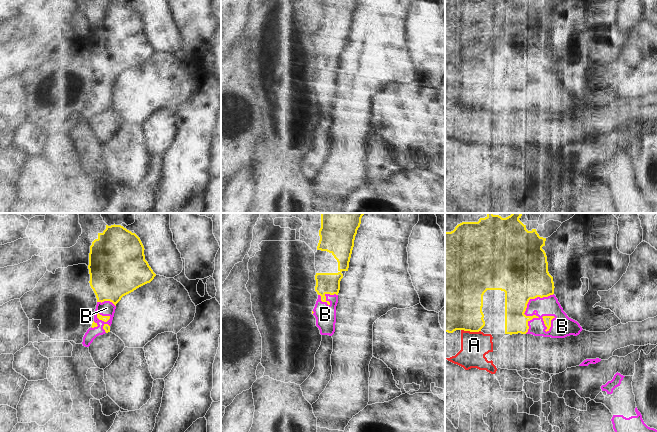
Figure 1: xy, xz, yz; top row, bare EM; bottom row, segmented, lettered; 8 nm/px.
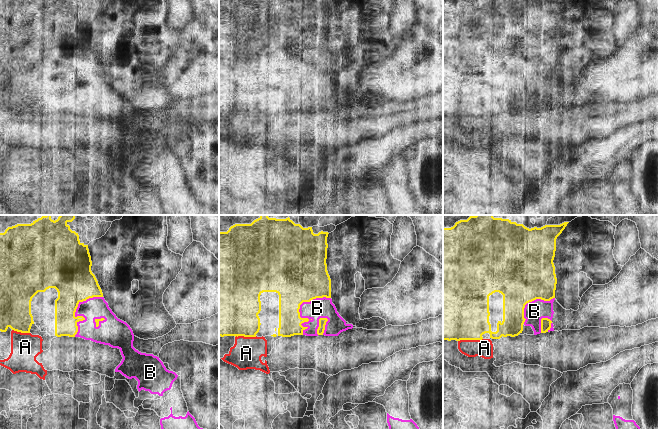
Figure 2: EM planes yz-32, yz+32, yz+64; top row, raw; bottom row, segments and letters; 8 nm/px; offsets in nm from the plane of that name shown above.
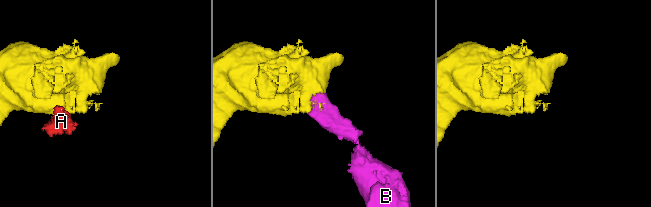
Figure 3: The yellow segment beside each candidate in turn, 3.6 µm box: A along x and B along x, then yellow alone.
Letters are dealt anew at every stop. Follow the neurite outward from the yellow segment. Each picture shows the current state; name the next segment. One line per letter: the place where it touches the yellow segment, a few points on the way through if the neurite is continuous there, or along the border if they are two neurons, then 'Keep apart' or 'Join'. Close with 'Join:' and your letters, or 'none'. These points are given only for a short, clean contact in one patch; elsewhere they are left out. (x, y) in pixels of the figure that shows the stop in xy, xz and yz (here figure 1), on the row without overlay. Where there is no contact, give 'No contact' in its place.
A: Touches yellow at yz (471, 107). Boundary: yz (461, 105), (480, 107). Keep apart
B: Touches yellow at yz (526, 83). Path across: yz (523, 52), (526, 83), (547, 82). Join
Join: B.

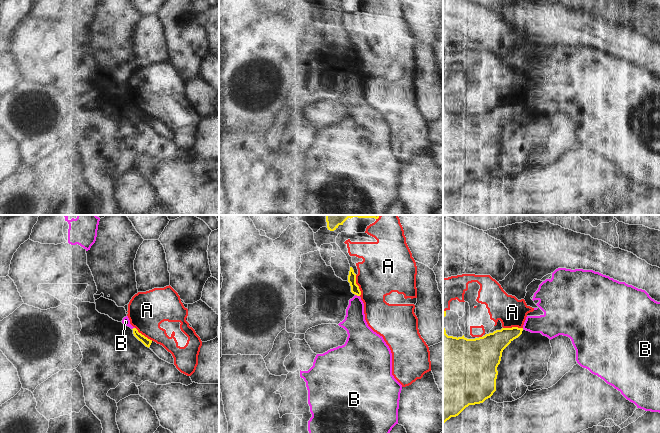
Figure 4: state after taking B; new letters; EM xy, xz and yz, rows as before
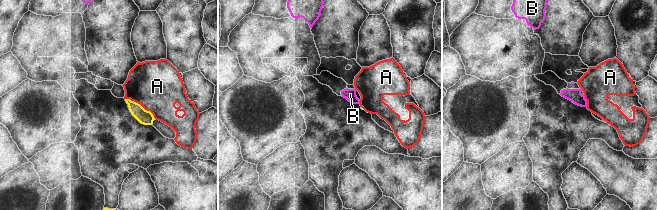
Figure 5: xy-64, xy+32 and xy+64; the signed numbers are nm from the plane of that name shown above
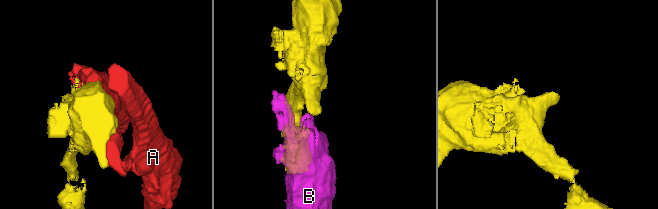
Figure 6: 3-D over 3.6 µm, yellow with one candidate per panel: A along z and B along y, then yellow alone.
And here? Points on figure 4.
A: Touches yellow at xz (357, 61). Keep apart
B: Touches yellow at xz (357, 71). Boundary: xz (355, 70), (359, 72). Keep apart
Join: none.

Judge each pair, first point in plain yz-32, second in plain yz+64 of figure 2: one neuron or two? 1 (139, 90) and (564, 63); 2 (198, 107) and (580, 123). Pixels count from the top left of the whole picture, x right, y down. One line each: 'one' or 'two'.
1: one
2: one

